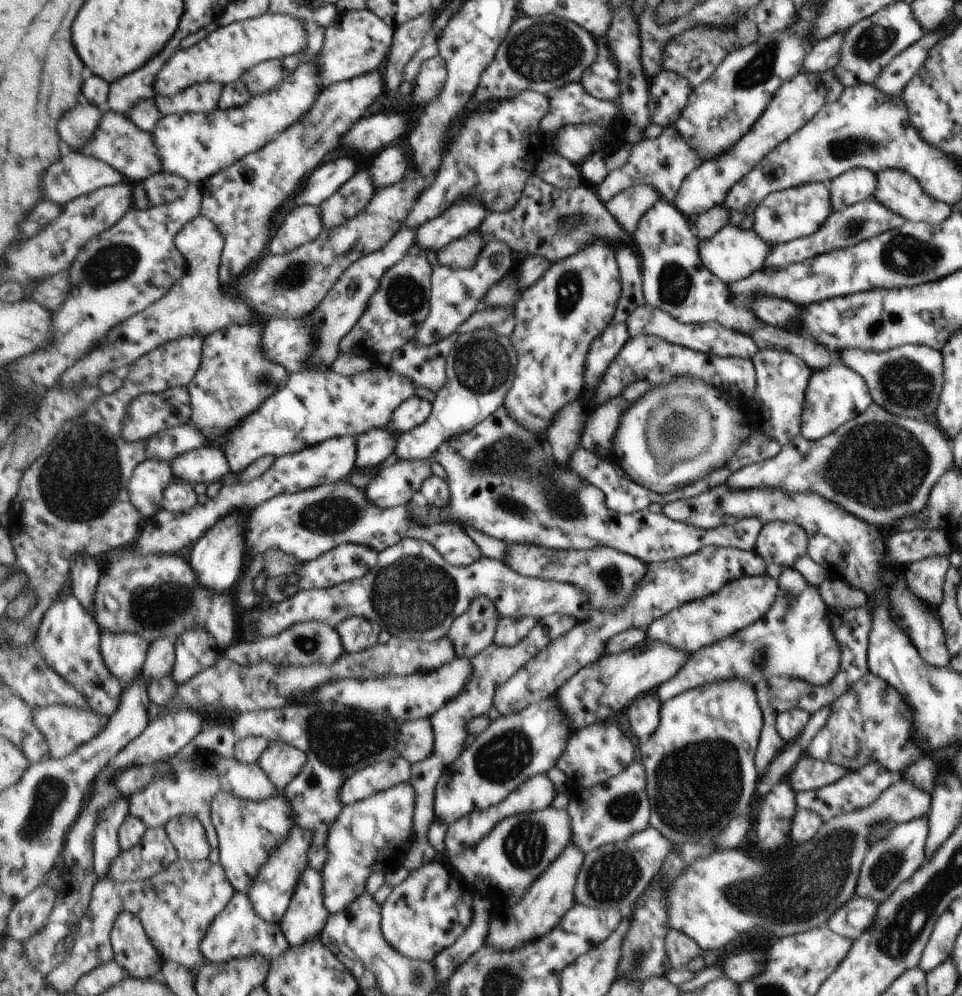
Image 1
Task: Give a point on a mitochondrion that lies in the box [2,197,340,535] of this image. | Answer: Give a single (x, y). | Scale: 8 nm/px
(79, 480)

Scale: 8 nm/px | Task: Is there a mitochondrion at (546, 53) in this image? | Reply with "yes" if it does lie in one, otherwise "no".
yes

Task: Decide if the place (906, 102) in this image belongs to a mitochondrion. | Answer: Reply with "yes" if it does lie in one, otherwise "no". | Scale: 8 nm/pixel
no

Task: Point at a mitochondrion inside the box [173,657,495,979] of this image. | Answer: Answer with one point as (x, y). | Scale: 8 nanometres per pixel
(341, 743)

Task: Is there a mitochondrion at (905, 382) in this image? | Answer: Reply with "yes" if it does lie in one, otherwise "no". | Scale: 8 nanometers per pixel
yes

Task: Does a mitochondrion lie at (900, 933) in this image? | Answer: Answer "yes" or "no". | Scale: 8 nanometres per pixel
yes

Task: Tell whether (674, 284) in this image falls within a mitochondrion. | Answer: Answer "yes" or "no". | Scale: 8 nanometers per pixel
yes

